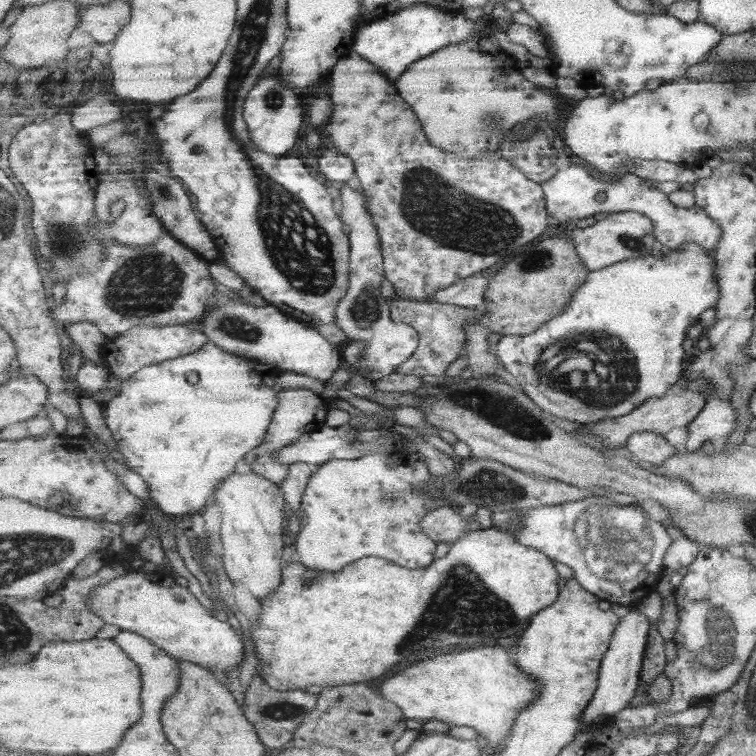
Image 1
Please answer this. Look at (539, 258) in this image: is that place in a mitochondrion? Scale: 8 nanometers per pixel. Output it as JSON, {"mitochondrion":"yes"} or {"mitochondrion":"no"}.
{"mitochondrion":"yes"}

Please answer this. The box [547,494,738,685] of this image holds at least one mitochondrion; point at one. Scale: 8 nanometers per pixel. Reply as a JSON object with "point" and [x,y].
{"point":[608,544]}

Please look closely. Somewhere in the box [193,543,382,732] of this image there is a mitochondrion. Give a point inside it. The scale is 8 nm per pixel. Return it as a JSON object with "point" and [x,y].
{"point":[276,710]}

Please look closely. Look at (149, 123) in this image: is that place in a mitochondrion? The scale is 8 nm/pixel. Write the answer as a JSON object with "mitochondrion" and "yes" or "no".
{"mitochondrion":"no"}

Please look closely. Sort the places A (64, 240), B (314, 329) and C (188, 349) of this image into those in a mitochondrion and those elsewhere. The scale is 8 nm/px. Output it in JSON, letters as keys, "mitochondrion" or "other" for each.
{"A":"mitochondrion","B":"other","C":"other"}

